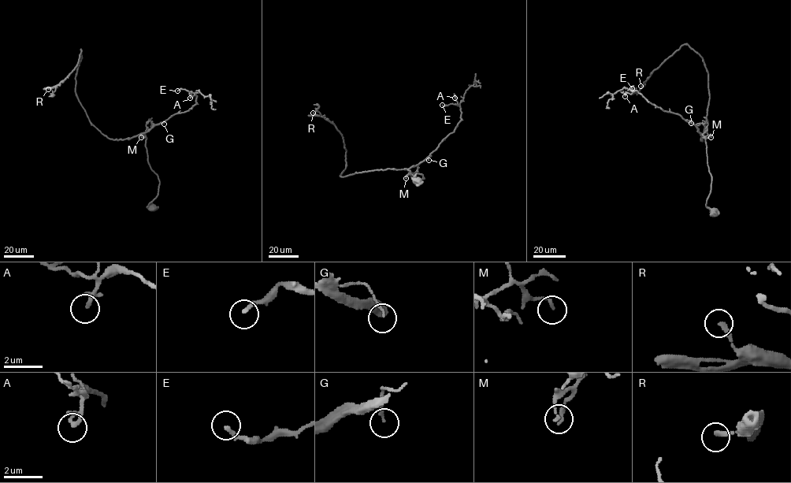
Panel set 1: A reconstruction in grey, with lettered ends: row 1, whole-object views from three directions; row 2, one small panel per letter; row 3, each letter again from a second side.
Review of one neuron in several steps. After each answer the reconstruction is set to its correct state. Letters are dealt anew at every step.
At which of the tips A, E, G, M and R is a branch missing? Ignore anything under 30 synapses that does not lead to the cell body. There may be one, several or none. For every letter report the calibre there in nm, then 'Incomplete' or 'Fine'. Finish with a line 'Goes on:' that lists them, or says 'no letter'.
A: Thickness 150 nm. Fine
E: Thickness 180 nm. Fine
G: Thickness 120 nm. Fine
M: Thickness 150 nm. Fine
R: Thickness 240 nm. Fine
Goes on: no letter

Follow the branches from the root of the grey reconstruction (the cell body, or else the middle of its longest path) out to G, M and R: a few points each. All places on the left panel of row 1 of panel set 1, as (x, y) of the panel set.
G: (153, 207), (150, 202), (157, 194), (159, 180), (148, 163), (143, 134), (164, 121), (164, 124)
M: (153, 207), (150, 202), (157, 194), (159, 180), (147, 161), (146, 137), (141, 137)
R: (153, 207), (159, 180), (146, 136), (109, 139), (90, 122), (76, 91), (80, 50), (77, 65), (48, 89)

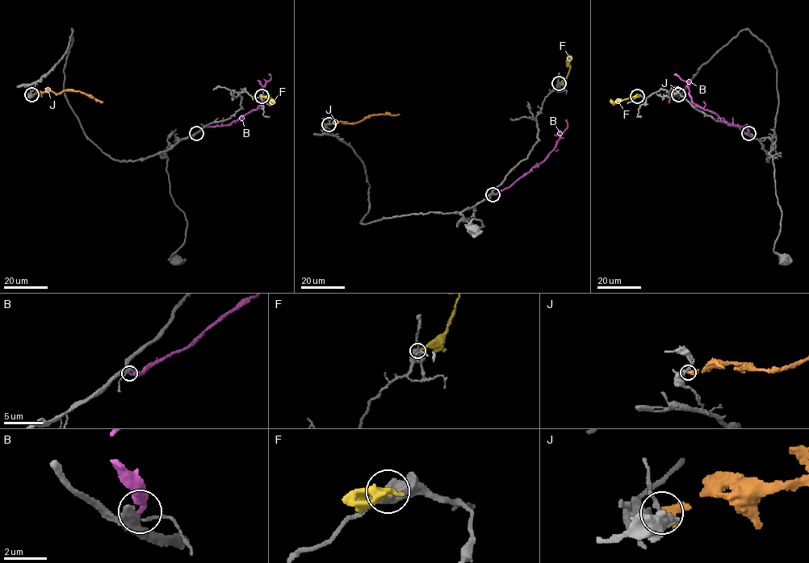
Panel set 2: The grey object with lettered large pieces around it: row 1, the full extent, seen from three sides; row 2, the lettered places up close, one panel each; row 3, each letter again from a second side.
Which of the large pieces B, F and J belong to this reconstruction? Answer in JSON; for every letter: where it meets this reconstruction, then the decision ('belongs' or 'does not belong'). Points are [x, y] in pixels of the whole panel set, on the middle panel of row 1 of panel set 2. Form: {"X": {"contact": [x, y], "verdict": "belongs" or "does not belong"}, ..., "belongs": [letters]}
{"B": {"contact": [492, 194], "verdict": "belongs"}, "F": {"contact": [559, 83], "verdict": "does not belong"}, "J": {"contact": [329, 124], "verdict": "does not belong"}, "belongs": ["B"]}

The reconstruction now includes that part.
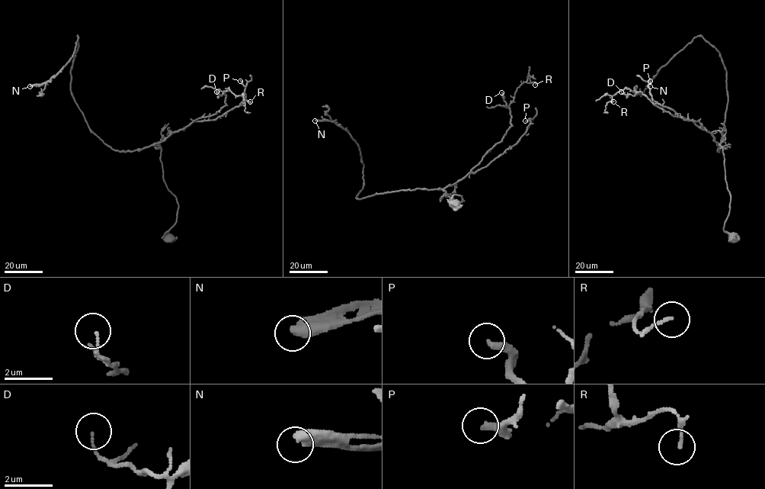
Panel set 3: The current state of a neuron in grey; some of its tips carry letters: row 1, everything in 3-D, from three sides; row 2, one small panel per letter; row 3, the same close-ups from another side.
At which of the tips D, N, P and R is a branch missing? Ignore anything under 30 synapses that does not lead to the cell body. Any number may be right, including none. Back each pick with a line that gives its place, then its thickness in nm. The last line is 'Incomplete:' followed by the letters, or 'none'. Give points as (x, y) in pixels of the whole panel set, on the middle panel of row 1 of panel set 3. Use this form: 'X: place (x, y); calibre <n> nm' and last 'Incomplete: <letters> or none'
N: place (315, 120); calibre 500 nm
Incomplete: N

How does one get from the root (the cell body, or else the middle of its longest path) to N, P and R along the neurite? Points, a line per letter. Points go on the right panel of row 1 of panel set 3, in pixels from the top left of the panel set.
N: (732, 238), (724, 230), (730, 194), (718, 143), (717, 151), (728, 101), (719, 53), (696, 36), (650, 86)
P: (732, 238), (724, 230), (730, 194), (722, 147), (698, 121), (684, 120), (656, 102), (648, 86), (650, 81)
R: (732, 238), (724, 230), (730, 194), (722, 147), (641, 91), (625, 87), (611, 95), (613, 101)

